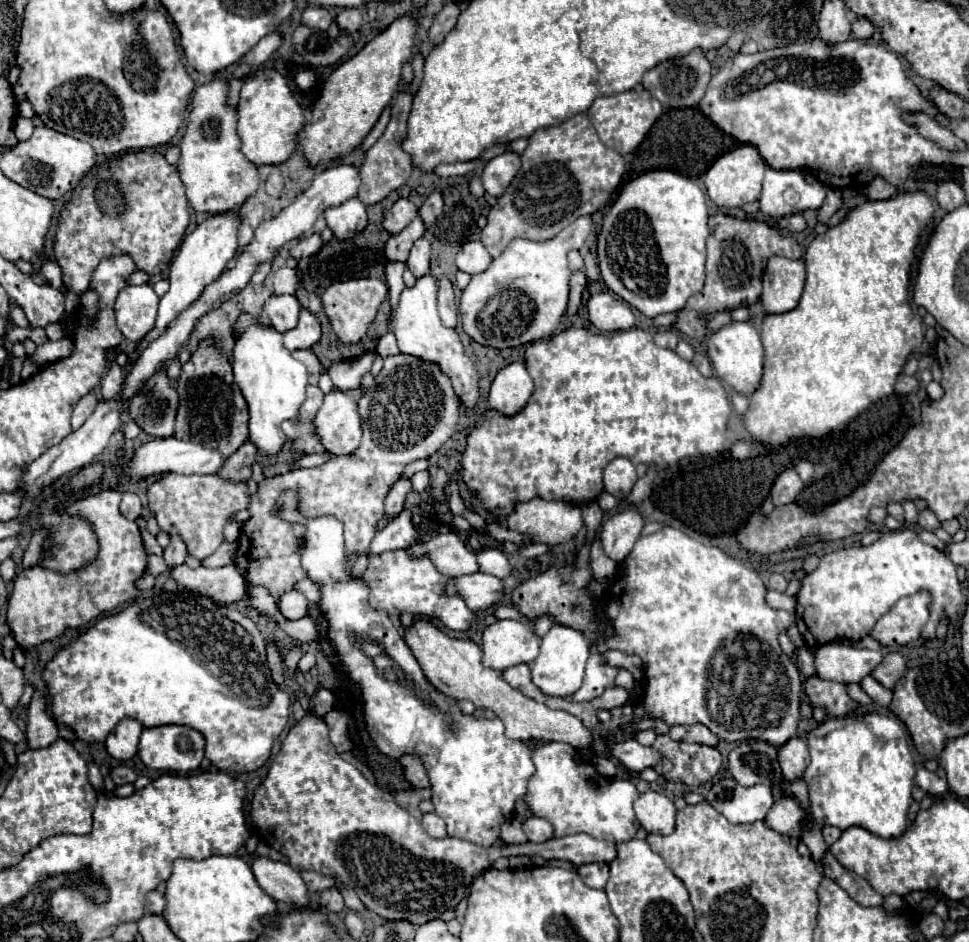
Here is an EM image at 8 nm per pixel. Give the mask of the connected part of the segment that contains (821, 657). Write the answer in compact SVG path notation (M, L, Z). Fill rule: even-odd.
M825 644L815 650L815 676L835 682L861 682L883 660L881 652L845 644Z

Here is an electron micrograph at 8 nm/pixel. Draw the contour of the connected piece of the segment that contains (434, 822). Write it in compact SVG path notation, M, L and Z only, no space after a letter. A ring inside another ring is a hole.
M423 814L423 820L421 820L425 832L433 838L445 838L447 836L447 830L445 830L445 822L443 818L439 818L437 814Z

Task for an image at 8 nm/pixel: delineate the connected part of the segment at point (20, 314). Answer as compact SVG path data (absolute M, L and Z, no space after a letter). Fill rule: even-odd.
M11 302L9 304L9 316L11 316L11 320L19 326L19 328L27 328L29 324L27 324L27 318L25 318L25 312L23 312L23 308L19 306L19 304L15 304L15 302Z

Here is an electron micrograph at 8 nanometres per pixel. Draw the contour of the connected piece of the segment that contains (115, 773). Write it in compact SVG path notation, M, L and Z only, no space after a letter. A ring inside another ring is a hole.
M117 766L111 770L111 778L117 786L123 786L123 784L129 784L129 782L135 782L137 780L137 774L129 768L129 766Z

